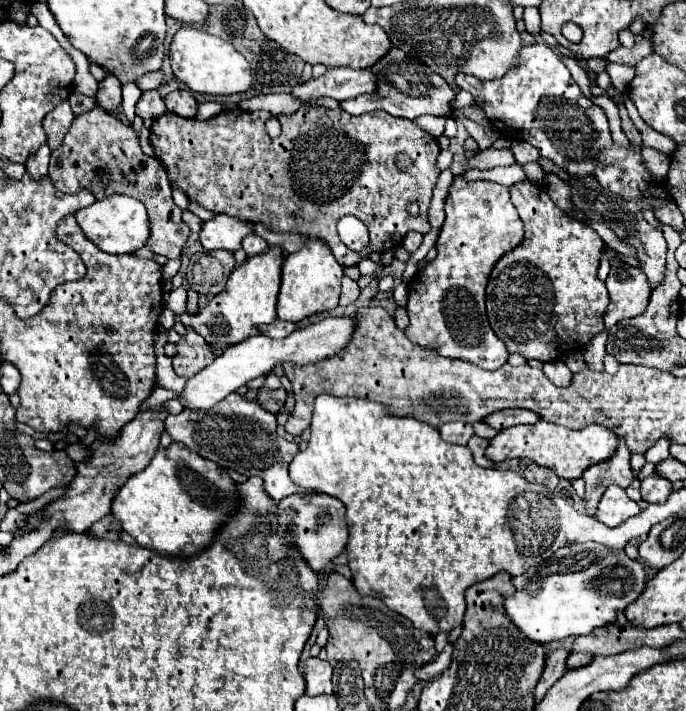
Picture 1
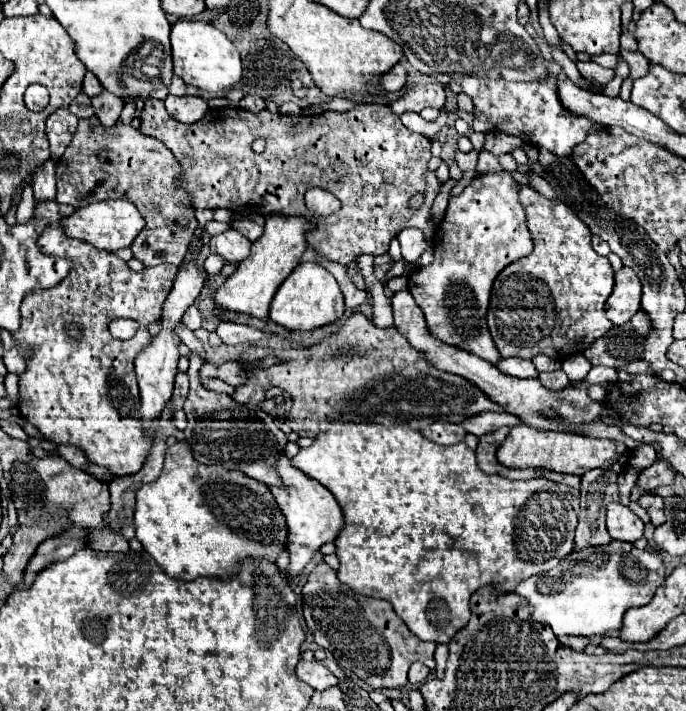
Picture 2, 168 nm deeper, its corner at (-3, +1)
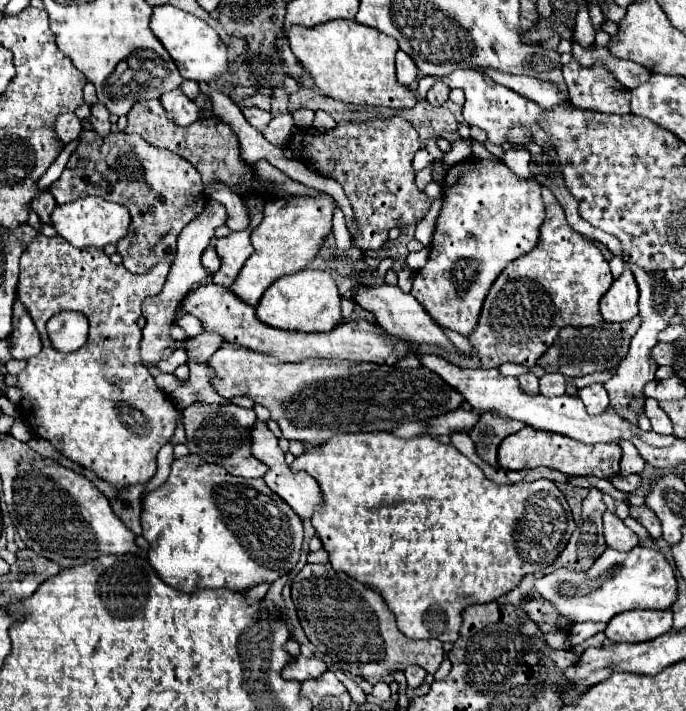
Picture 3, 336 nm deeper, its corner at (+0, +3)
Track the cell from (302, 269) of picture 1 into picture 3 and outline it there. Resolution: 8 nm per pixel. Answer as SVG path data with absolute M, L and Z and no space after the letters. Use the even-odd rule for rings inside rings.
M303 269L295 275L285 275L277 279L261 297L255 307L255 315L259 321L277 327L291 329L303 333L325 333L341 323L341 297L337 293L337 285L327 271Z

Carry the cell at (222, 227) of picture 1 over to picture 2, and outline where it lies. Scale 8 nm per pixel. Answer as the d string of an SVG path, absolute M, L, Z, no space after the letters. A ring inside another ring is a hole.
M228 229L228 231L214 235L210 239L210 251L222 255L228 263L246 259L250 253L250 245L252 243L242 233L238 233L236 229Z

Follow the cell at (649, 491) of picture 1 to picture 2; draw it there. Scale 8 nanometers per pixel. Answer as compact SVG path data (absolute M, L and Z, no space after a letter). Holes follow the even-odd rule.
M644 491L644 495L638 499L638 503L648 511L650 515L650 523L662 525L664 523L664 497L652 493L652 491Z

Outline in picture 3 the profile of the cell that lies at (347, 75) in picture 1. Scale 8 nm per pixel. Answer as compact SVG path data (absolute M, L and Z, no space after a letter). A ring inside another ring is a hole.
M397 51L397 79L401 85L411 85L417 77L417 67L413 63L413 59L403 53L403 51Z

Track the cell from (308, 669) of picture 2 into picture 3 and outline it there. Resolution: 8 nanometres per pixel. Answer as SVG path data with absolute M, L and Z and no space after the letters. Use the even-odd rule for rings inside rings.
M297 655L297 657L291 657L291 663L287 663L287 667L283 667L281 675L283 675L283 679L303 681L303 679L317 679L325 671L327 671L327 665L323 663L323 659Z

